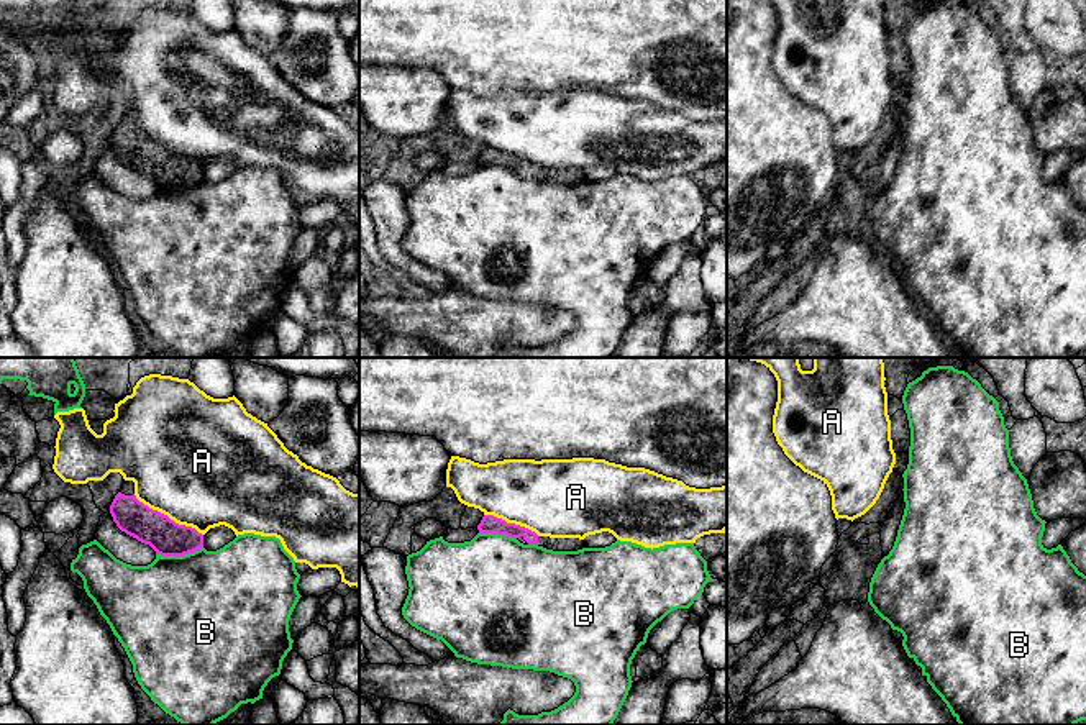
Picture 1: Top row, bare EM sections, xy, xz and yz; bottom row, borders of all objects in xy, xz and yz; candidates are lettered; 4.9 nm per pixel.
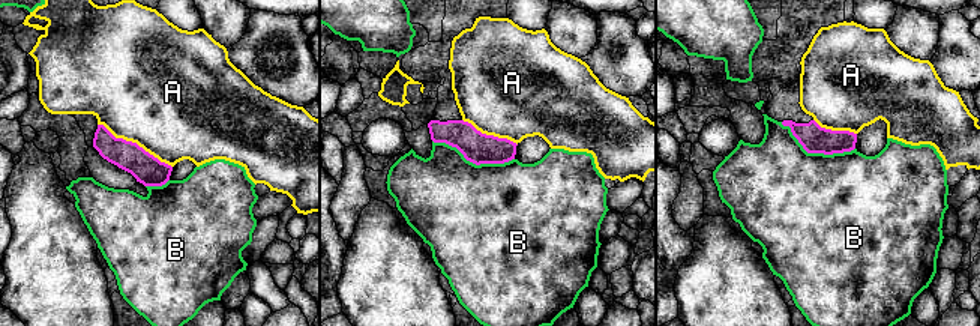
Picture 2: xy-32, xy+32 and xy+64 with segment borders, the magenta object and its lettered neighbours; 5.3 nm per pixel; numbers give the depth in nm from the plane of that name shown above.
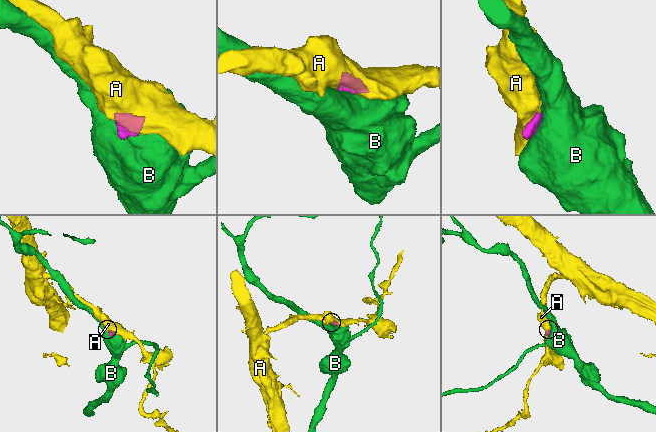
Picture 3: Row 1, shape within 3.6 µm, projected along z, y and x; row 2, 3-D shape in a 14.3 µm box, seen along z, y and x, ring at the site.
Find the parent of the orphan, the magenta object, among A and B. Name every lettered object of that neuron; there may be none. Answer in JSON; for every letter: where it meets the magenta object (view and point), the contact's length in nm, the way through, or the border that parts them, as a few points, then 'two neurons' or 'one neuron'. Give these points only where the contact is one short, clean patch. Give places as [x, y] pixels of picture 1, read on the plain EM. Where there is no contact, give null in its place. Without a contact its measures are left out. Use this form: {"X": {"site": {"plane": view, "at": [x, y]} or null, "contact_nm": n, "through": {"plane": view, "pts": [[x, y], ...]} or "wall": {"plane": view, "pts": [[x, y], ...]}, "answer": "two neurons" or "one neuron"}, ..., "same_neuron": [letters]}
{"A": {"site": {"plane": "xy", "at": [166, 148]}, "contact_nm": 400, "answer": "two neurons"}, "B": {"site": {"plane": "xy", "at": [179, 187]}, "contact_nm": 240, "answer": "two neurons"}, "same_neuron": []}

